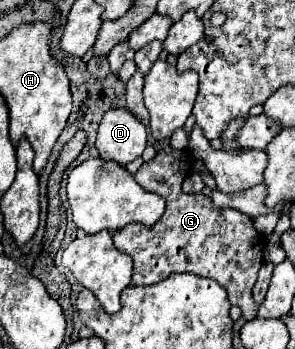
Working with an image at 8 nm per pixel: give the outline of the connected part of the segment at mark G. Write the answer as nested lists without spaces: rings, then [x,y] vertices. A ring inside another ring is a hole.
[[[170,146],[160,150],[152,162],[144,162],[140,166],[134,176],[136,182],[146,192],[162,196],[166,200],[166,212],[150,228],[136,224],[114,232],[114,246],[134,260],[132,286],[150,286],[162,282],[174,272],[190,272],[196,276],[214,278],[230,292],[230,302],[242,308],[242,318],[254,320],[258,314],[258,304],[252,300],[252,286],[264,262],[268,238],[254,228],[246,214],[232,208],[214,208],[212,200],[202,192],[184,194],[180,186],[188,174],[188,168],[190,158],[186,158],[186,150],[174,150]]]

